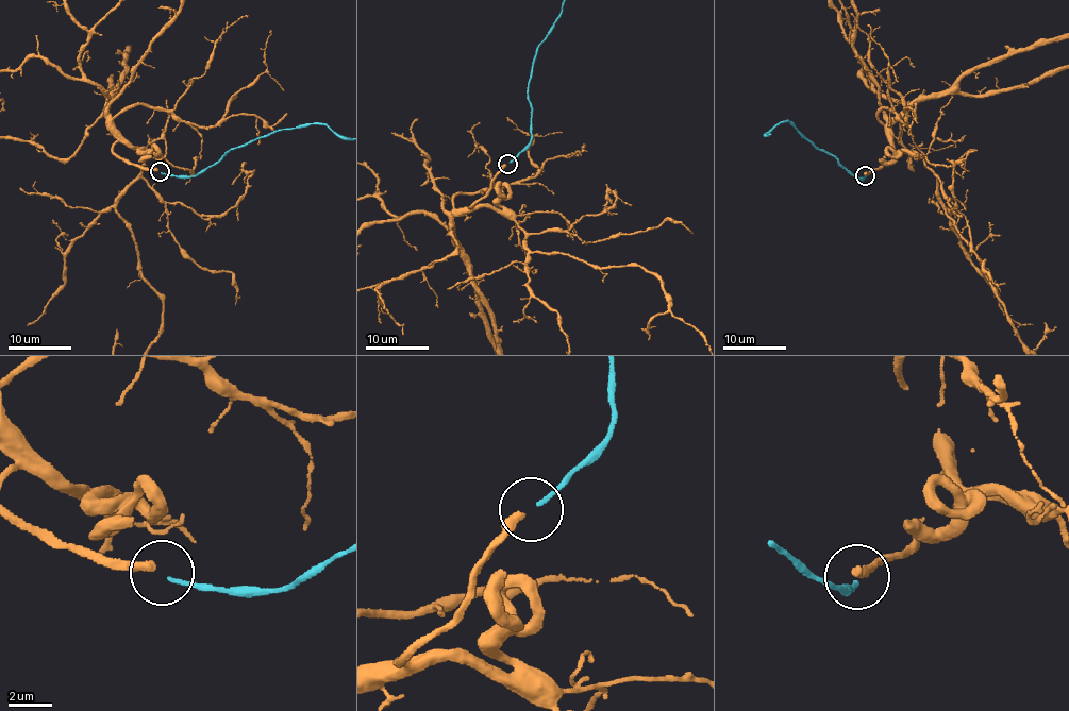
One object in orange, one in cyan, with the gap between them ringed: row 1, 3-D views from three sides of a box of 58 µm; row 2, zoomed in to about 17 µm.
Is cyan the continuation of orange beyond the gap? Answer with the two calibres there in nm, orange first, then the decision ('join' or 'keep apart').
360/190 nm | join

